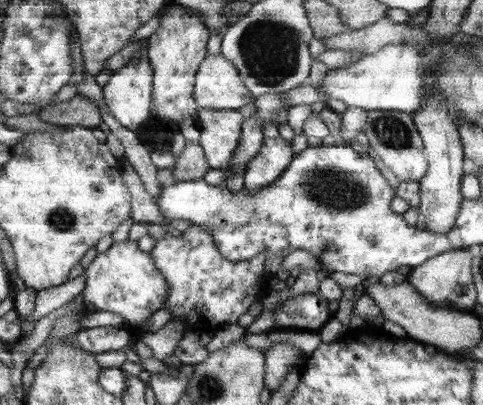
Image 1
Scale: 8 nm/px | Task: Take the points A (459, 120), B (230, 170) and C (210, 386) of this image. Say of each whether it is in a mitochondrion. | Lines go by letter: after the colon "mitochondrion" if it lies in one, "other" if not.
A: other
B: other
C: mitochondrion

